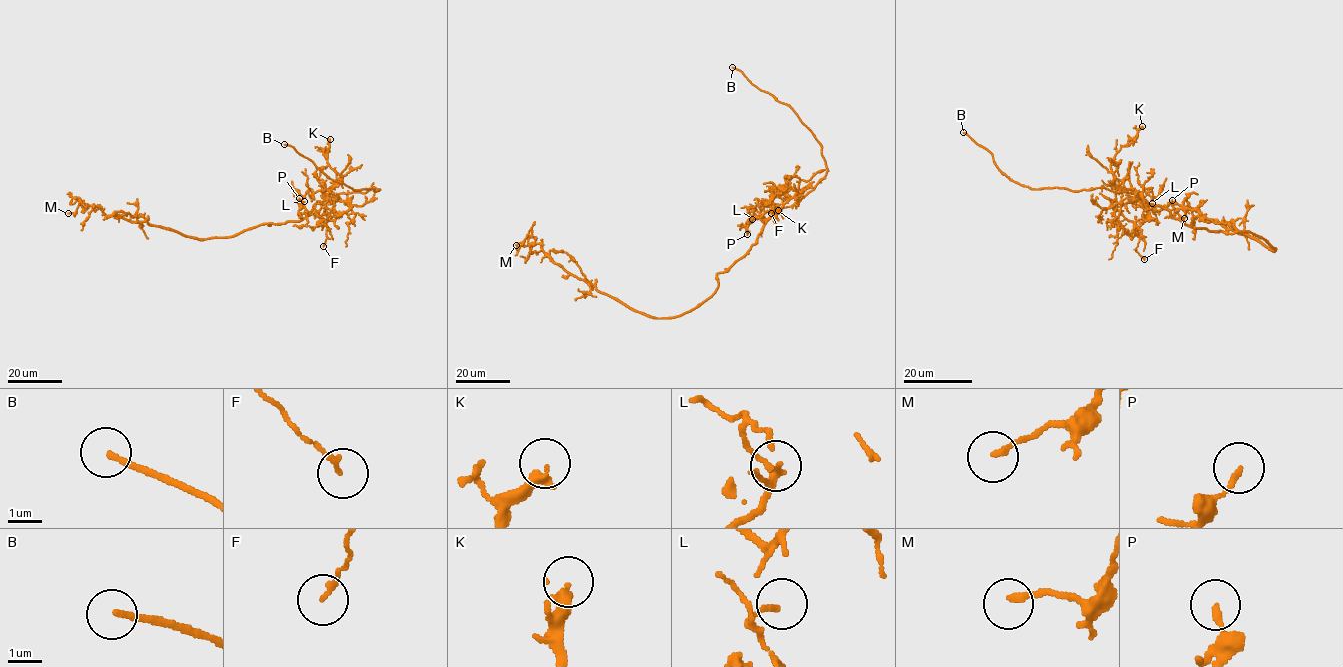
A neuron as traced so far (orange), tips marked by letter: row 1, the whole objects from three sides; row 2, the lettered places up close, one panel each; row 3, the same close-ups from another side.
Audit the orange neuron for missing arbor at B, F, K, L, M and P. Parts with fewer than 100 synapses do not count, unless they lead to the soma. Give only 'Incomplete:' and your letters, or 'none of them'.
Incomplete: B

